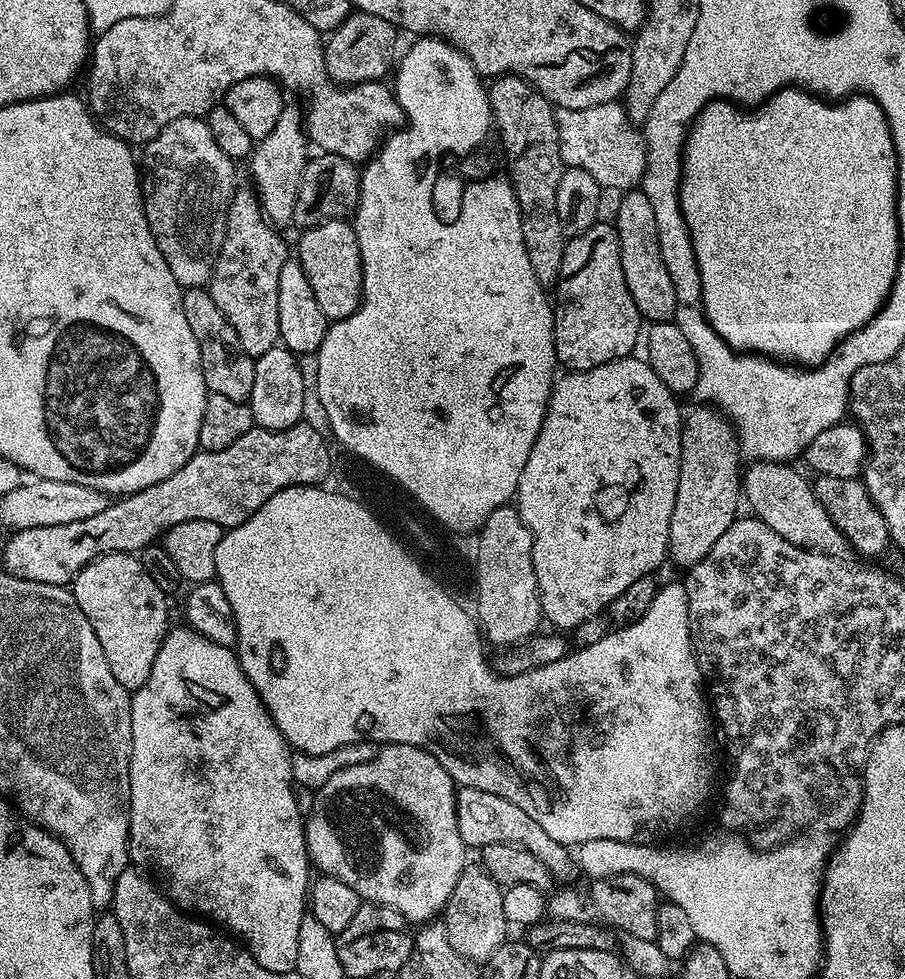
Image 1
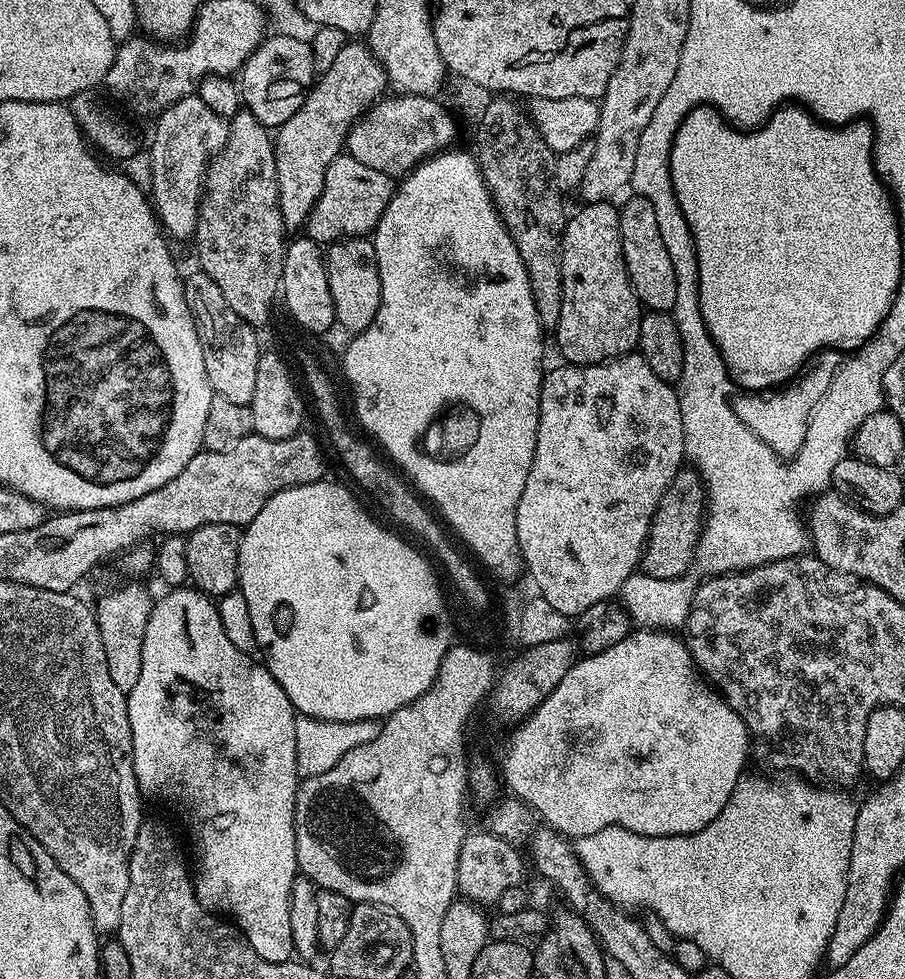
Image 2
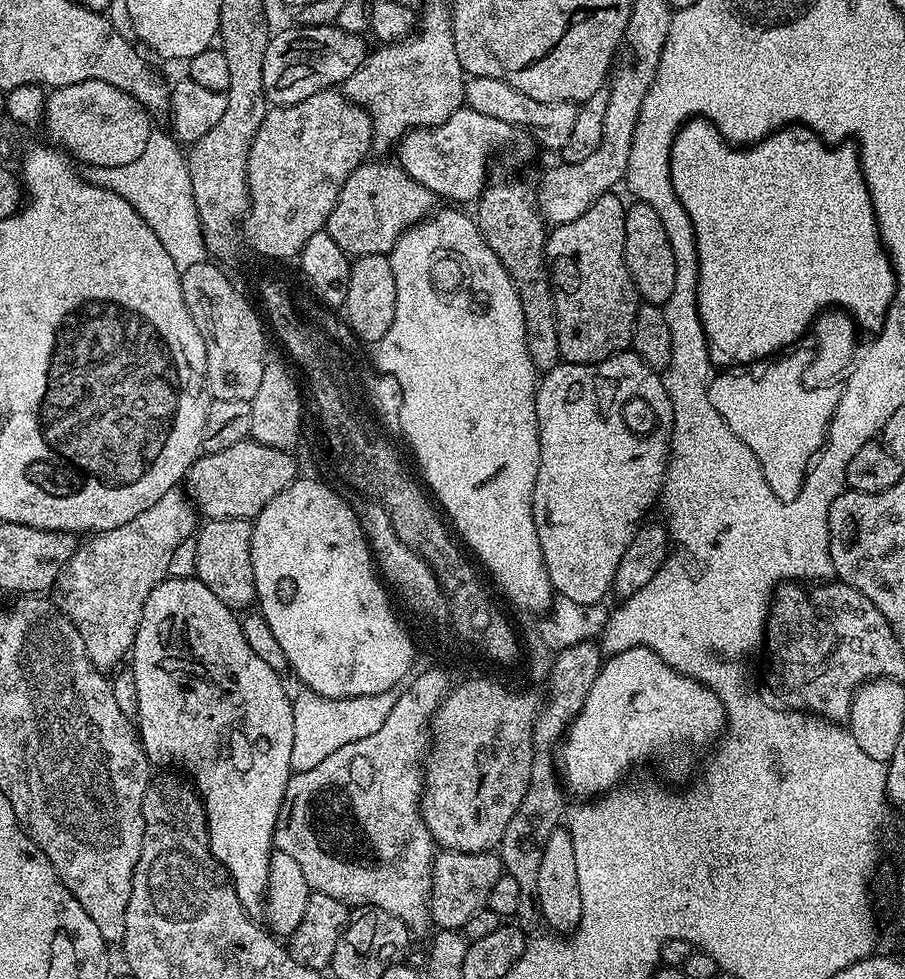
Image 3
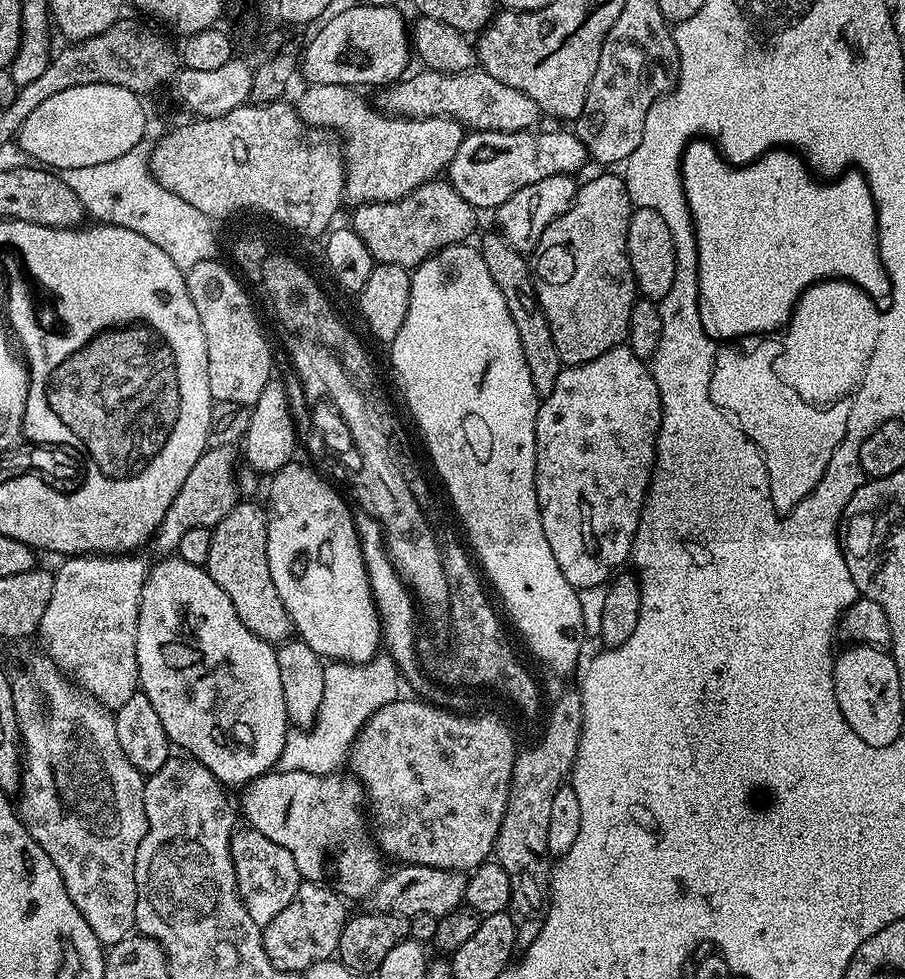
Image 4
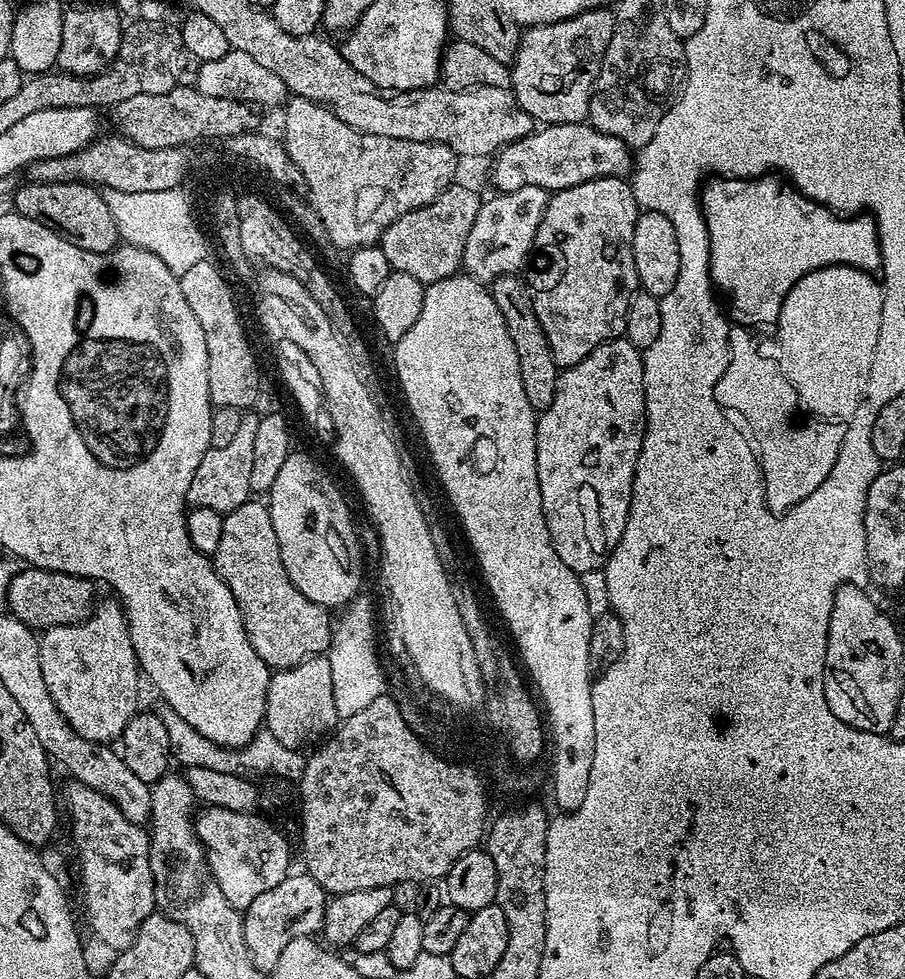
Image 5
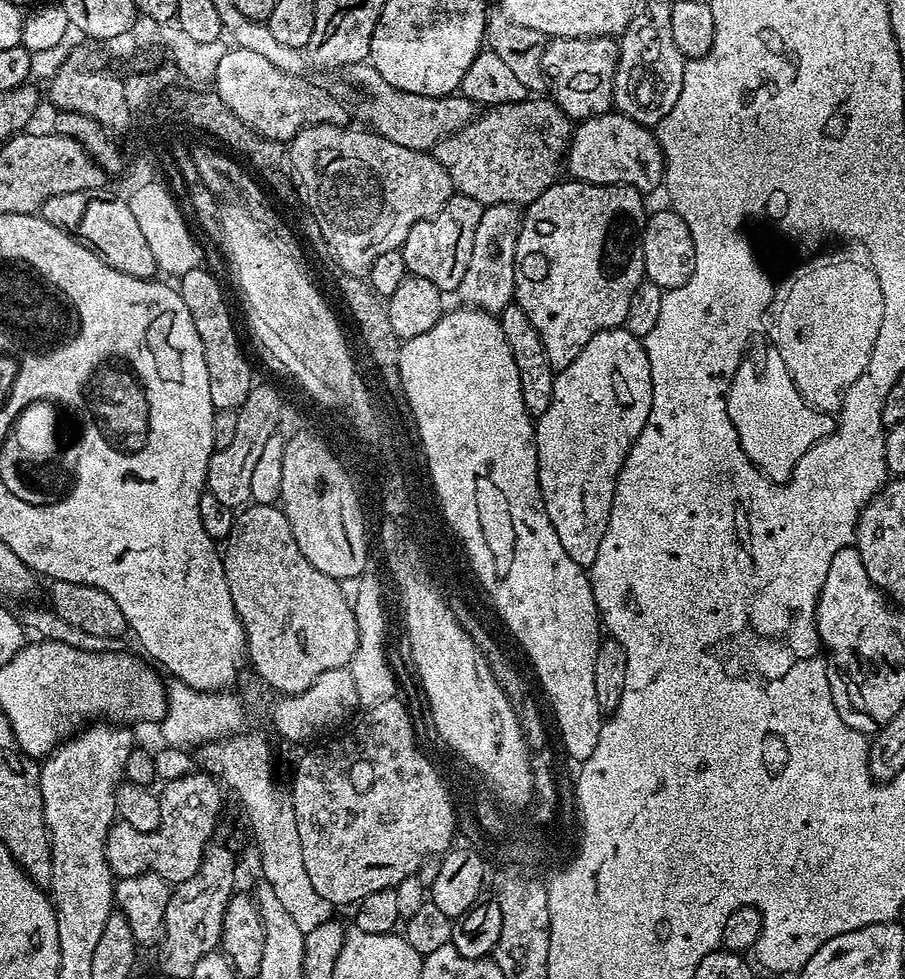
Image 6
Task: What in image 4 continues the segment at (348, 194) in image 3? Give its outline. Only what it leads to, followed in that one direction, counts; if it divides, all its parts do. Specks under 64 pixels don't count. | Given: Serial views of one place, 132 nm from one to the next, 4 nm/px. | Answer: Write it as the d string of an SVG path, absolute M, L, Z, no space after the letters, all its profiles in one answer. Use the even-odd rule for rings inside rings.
M437 178L418 186L410 194L390 202L358 204L351 209L350 226L366 242L376 264L417 268L446 246L463 244L476 228L477 209L472 207L447 179Z

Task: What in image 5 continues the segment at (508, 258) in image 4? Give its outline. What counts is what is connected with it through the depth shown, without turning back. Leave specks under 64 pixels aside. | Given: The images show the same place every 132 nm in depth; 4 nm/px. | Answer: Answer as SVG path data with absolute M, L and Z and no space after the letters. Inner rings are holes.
M516 274L500 276L491 281L490 291L498 310L502 310L506 330L510 330L510 339L518 354L518 370L522 370L522 387L526 390L526 399L537 414L550 410L550 402L554 402L556 393L558 369L554 354L550 354L550 342L546 342L542 322L538 322L538 314L534 314L534 302L527 283Z

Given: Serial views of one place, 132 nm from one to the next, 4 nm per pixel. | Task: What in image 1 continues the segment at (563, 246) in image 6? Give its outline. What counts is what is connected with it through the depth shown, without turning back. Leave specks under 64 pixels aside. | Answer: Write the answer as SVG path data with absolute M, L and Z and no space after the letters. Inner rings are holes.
M597 222L591 224L582 234L571 237L565 243L562 258L561 279L555 285L554 311L552 314L552 333L556 347L557 361L565 369L574 372L585 372L594 366L602 366L606 362L623 360L637 350L636 343L641 343L642 317L638 306L634 306L634 298L630 298L630 286L626 286L626 274L622 274L622 254L615 227L611 223Z

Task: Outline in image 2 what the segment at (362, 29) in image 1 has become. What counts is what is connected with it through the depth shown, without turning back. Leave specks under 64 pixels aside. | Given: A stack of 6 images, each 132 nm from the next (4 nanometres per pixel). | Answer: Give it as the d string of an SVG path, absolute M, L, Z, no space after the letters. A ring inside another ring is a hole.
M346 42L342 50L338 50L338 58L334 58L330 70L319 73L318 79L308 89L304 97L304 104L296 113L281 124L274 132L274 143L277 168L277 192L280 195L281 216L284 219L285 229L303 229L308 222L308 215L318 202L326 182L326 170L334 158L338 158L348 142L348 135L354 122L360 119L365 112L372 109L372 105L389 91L388 72L378 62L371 48L364 42Z

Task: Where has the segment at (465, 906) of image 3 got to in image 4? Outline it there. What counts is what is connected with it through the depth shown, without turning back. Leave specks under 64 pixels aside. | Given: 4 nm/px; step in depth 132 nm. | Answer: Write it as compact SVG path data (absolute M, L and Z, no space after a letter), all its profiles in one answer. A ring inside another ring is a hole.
M406 864L389 871L370 897L370 908L374 912L389 912L409 918L416 915L442 917L459 909L464 904L464 891L468 876L463 872L446 870L438 866L418 866Z

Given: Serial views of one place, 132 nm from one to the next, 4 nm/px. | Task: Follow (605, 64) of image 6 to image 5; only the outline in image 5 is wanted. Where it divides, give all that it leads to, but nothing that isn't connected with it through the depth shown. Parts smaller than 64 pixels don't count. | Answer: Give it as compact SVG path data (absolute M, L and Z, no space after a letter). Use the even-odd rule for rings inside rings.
M605 6L553 24L534 24L523 29L516 58L510 65L510 91L533 121L547 126L582 124L588 120L592 89L596 87L606 46L610 46L615 21L615 11Z

